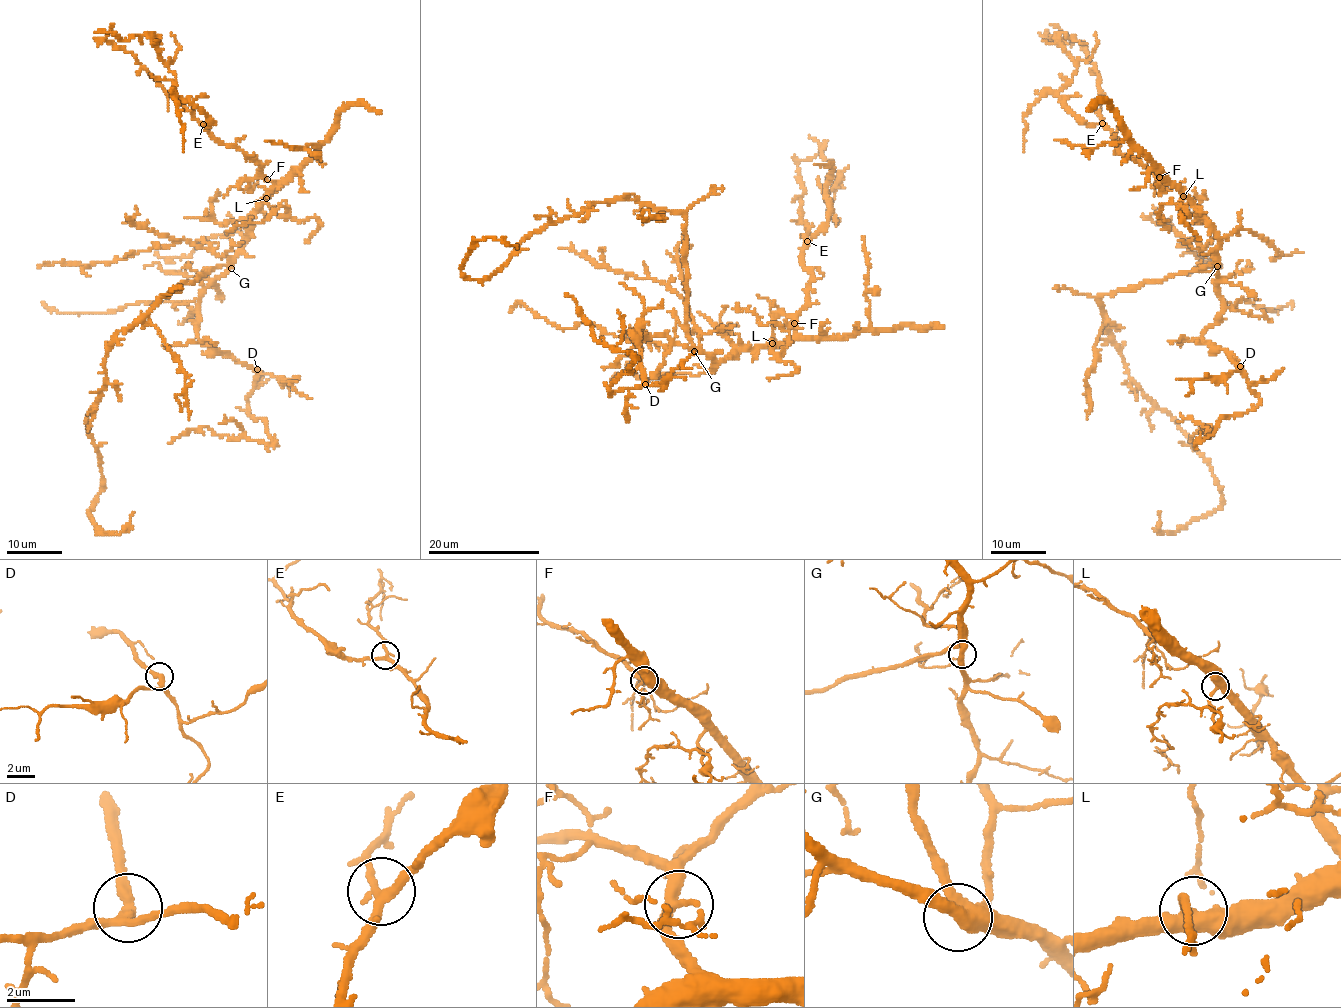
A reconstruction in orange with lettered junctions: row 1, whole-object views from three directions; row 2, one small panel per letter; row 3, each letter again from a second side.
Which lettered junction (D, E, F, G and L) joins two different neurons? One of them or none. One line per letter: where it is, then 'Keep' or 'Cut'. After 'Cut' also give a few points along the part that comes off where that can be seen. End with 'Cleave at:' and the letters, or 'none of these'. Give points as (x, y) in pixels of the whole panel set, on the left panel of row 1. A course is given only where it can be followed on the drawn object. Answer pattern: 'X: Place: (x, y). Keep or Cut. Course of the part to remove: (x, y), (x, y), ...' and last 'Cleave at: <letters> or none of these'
D: Place: (257, 369). Keep
E: Place: (203, 124). Keep
F: Place: (267, 179). Keep
G: Place: (231, 268). Keep
L: Place: (266, 198). Keep
Cleave at: none of these

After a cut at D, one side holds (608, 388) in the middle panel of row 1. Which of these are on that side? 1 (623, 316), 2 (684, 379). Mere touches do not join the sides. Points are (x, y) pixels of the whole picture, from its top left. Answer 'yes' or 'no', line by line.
1: yes
2: yes

